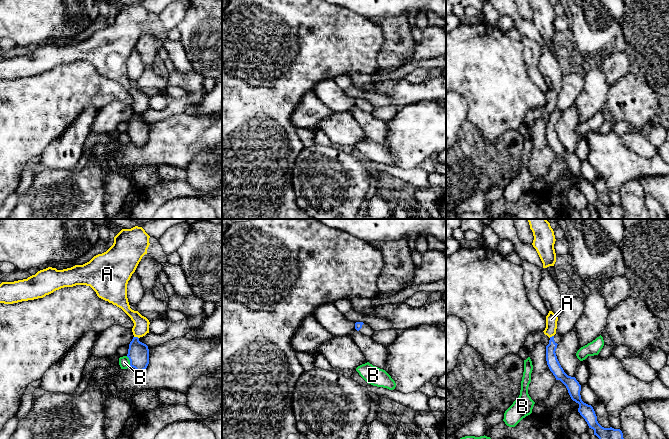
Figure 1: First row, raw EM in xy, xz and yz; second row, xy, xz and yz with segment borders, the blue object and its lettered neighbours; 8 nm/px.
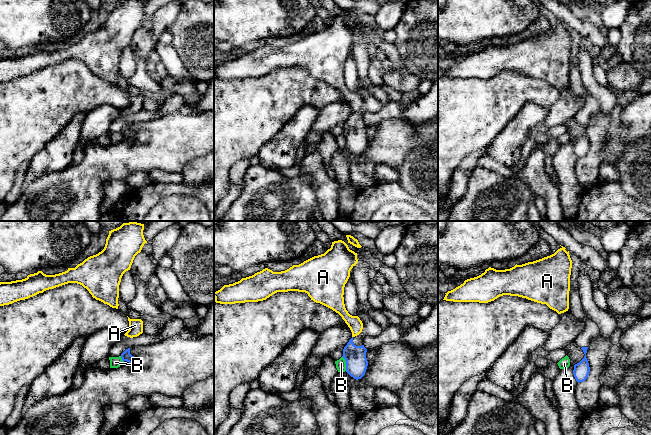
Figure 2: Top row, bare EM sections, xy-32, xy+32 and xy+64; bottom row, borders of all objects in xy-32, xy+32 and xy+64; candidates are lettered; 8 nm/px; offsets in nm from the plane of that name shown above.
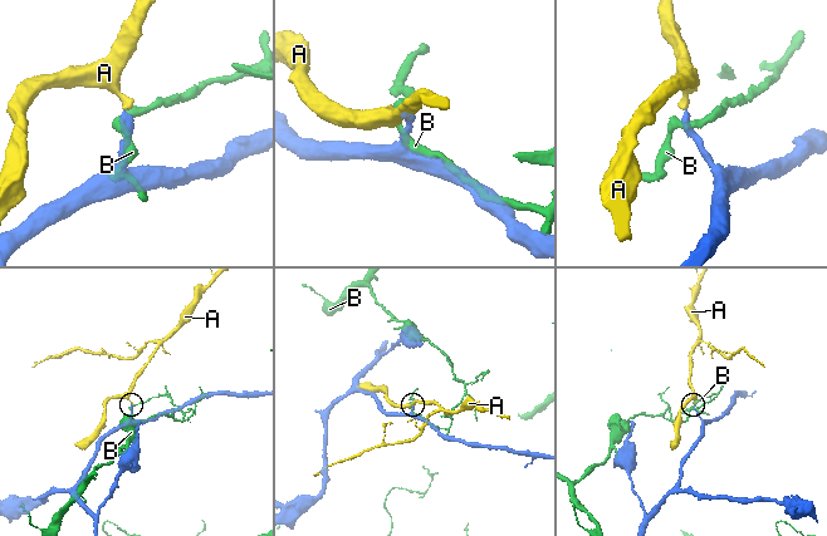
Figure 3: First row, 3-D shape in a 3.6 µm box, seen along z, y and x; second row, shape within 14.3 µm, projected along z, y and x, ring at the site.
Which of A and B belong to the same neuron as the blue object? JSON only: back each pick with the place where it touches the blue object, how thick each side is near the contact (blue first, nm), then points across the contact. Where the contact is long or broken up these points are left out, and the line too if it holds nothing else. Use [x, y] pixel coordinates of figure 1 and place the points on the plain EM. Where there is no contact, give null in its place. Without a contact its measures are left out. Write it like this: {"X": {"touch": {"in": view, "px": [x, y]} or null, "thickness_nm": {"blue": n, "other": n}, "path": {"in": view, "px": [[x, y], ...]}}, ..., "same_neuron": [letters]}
{"same_neuron": []}

